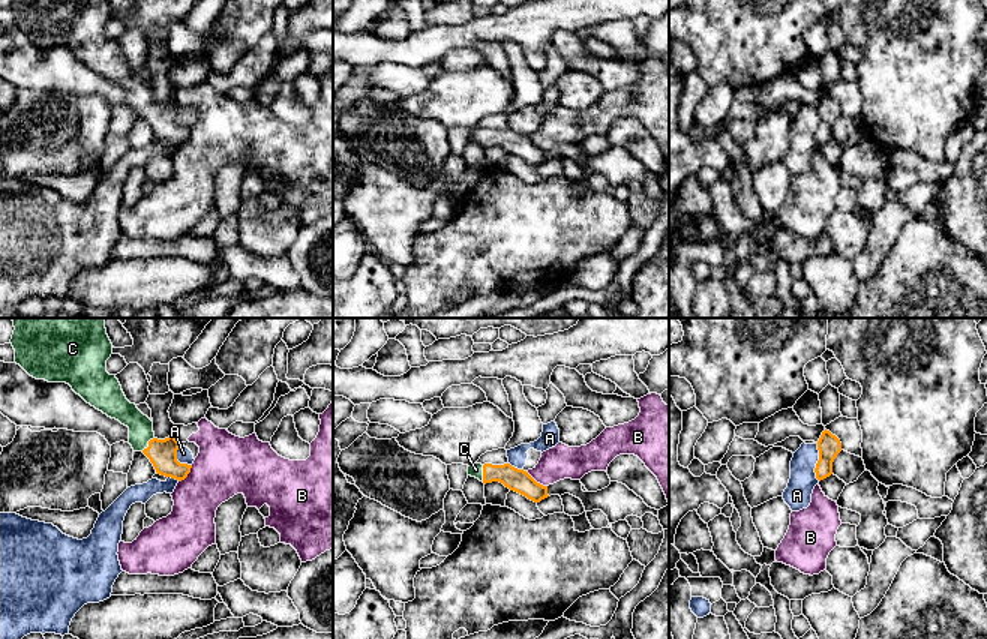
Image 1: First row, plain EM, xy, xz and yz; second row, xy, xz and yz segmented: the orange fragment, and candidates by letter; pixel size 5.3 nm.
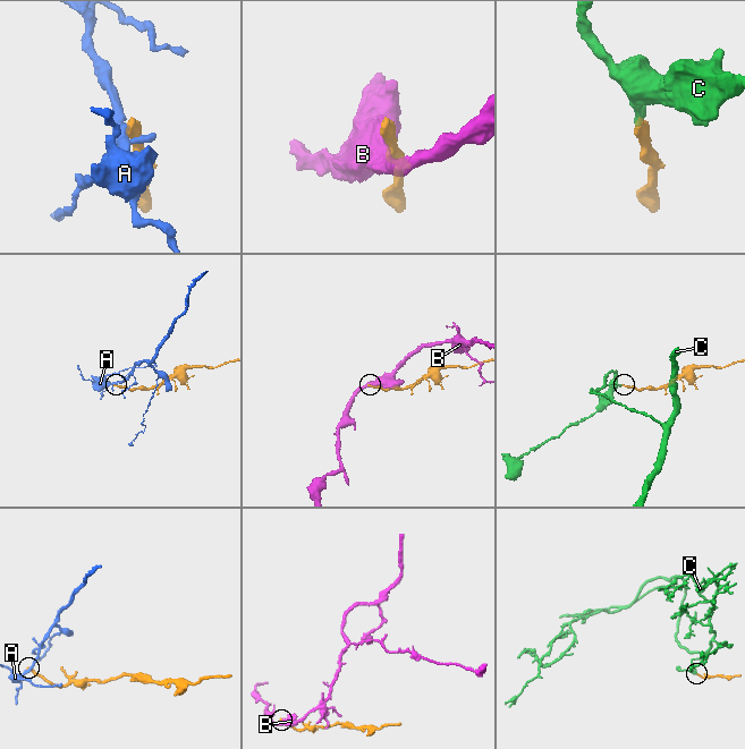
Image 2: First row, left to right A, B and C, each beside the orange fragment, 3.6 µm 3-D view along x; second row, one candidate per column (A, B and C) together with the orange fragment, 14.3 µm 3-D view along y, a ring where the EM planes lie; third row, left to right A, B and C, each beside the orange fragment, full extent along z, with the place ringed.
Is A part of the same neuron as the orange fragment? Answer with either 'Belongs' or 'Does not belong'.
Does not belong

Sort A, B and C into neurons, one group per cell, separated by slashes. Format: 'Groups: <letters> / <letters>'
Groups: A / B / C

